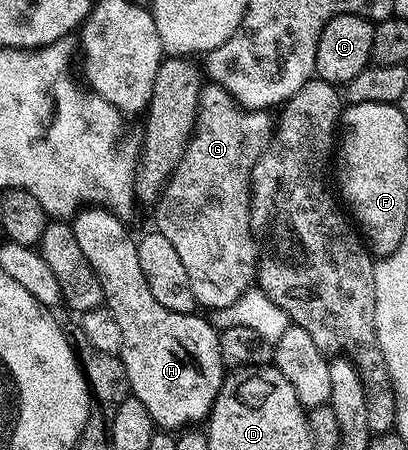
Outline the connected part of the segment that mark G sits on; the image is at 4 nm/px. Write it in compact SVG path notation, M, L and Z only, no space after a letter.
M204 84L199 92L195 125L179 162L153 206L154 228L177 250L200 306L208 311L224 309L252 288L257 277L257 242L251 234L251 169L273 135L270 112L245 109L219 85Z

